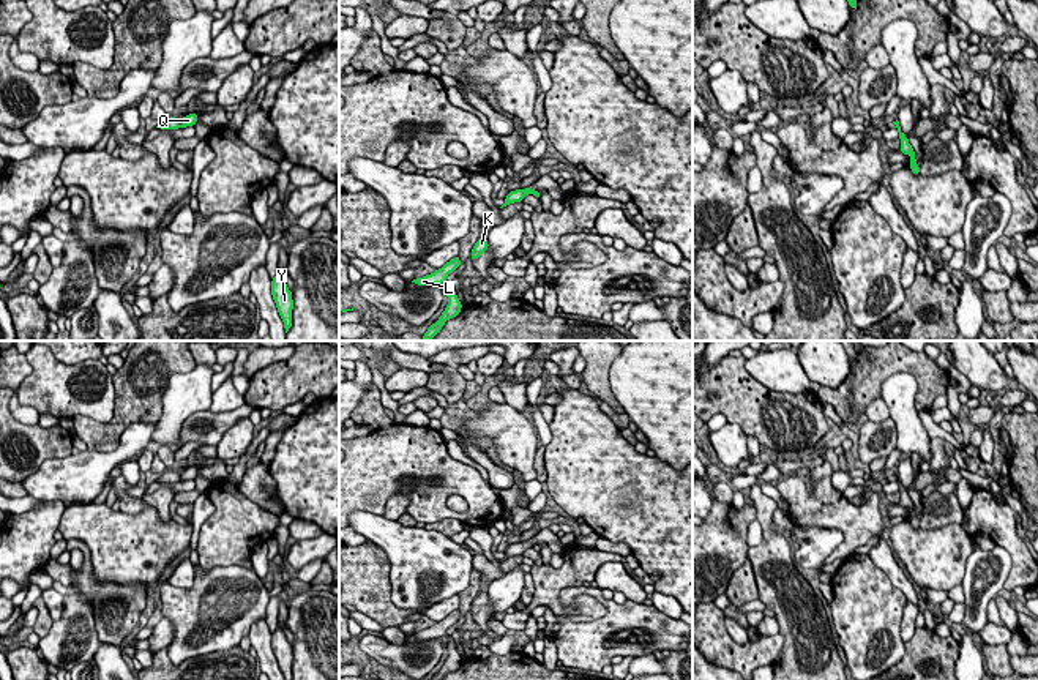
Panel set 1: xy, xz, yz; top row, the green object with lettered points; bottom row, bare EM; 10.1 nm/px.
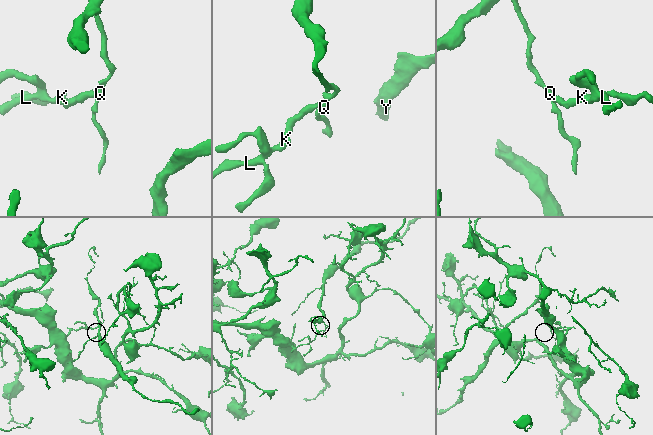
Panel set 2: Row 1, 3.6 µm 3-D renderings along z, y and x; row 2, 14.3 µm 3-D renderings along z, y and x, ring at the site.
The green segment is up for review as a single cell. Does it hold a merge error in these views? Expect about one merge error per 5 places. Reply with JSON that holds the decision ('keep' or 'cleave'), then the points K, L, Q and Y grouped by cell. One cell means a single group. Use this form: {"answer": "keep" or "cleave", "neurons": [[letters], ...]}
{"answer": "cleave", "neurons": [["K", "L", "Y"], ["Q"]]}

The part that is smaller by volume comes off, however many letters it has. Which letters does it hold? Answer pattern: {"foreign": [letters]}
{"foreign": ["Q"]}

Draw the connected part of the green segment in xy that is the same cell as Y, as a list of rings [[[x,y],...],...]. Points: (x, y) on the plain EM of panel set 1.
[[[278,623],[276,630],[271,633],[271,648],[284,680],[292,680],[292,644],[287,641],[281,623]]]

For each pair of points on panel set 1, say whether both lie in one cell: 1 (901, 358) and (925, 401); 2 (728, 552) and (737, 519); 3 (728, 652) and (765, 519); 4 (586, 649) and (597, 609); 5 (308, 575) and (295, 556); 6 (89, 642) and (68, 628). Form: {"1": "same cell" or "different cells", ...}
{"1": "same cell", "2": "same cell", "3": "different cells", "4": "different cells", "5": "different cells", "6": "same cell"}

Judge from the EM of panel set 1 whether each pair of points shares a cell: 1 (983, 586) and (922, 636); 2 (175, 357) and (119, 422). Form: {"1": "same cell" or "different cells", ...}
{"1": "different cells", "2": "same cell"}

